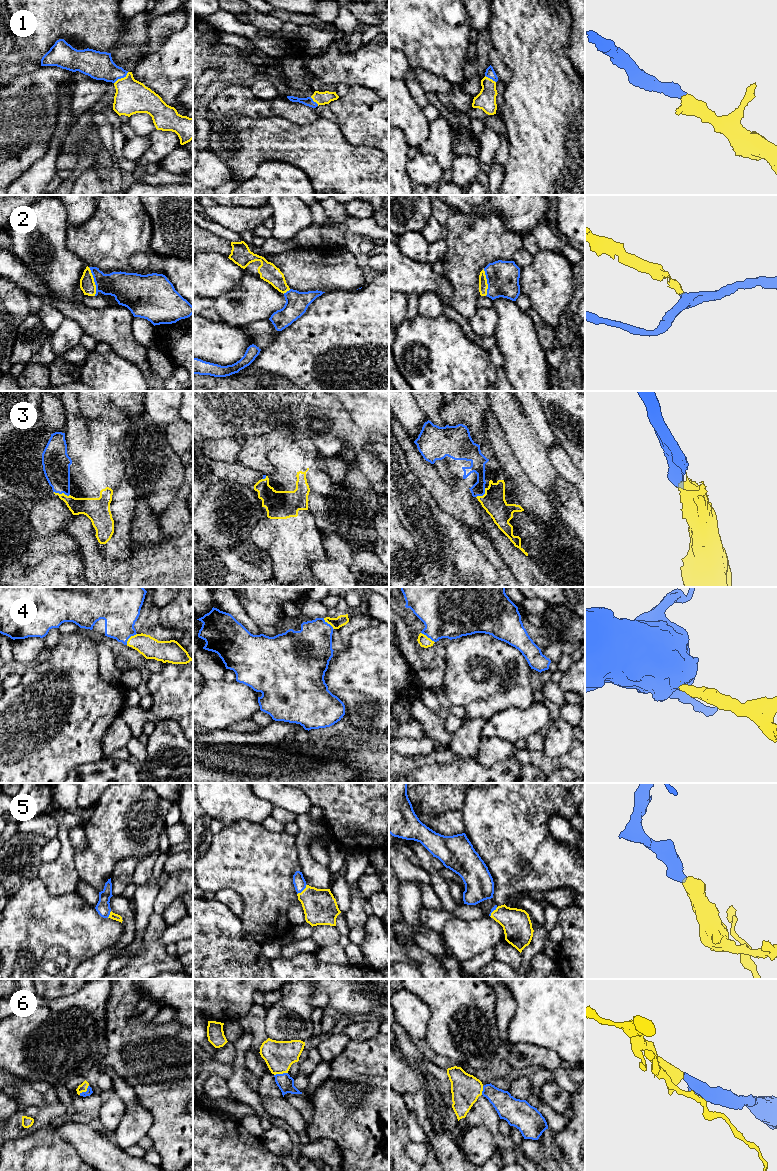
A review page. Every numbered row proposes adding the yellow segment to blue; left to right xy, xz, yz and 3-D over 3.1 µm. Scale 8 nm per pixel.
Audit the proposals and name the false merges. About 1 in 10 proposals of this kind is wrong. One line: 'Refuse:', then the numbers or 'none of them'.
Refuse: none of them

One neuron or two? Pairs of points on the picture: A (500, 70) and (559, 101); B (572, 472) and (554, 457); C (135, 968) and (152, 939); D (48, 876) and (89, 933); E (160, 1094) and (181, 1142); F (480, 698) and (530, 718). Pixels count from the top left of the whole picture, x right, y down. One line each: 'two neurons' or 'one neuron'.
A: two neurons
B: one neuron
C: one neuron
D: two neurons
E: one neuron
F: two neurons

